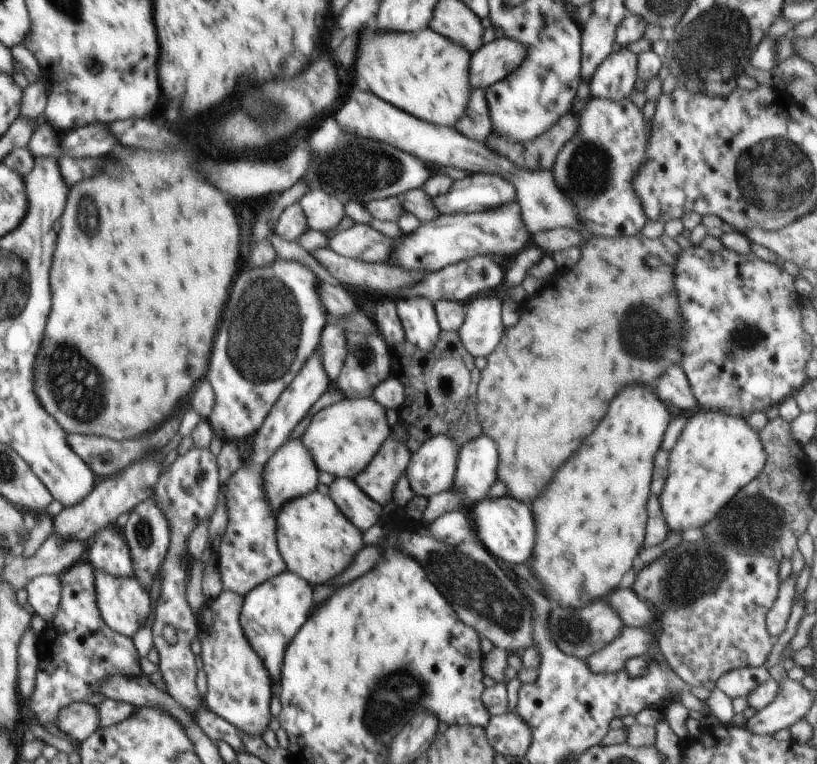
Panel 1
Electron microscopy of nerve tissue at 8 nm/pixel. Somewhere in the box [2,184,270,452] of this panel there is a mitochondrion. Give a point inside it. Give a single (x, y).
(85, 401)

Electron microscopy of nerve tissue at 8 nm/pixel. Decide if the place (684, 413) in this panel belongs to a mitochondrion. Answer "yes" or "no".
no

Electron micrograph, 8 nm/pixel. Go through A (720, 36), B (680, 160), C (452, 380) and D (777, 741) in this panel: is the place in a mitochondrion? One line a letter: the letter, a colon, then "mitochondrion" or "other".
A: mitochondrion
B: other
C: other
D: other

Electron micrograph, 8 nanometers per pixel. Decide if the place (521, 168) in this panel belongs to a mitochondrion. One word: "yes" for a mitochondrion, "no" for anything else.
no

